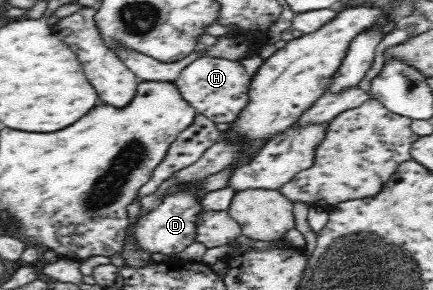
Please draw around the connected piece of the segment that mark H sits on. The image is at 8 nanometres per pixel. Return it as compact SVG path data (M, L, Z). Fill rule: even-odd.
M205 55L188 64L174 80L182 97L196 112L214 123L234 123L249 102L252 76L238 60Z

